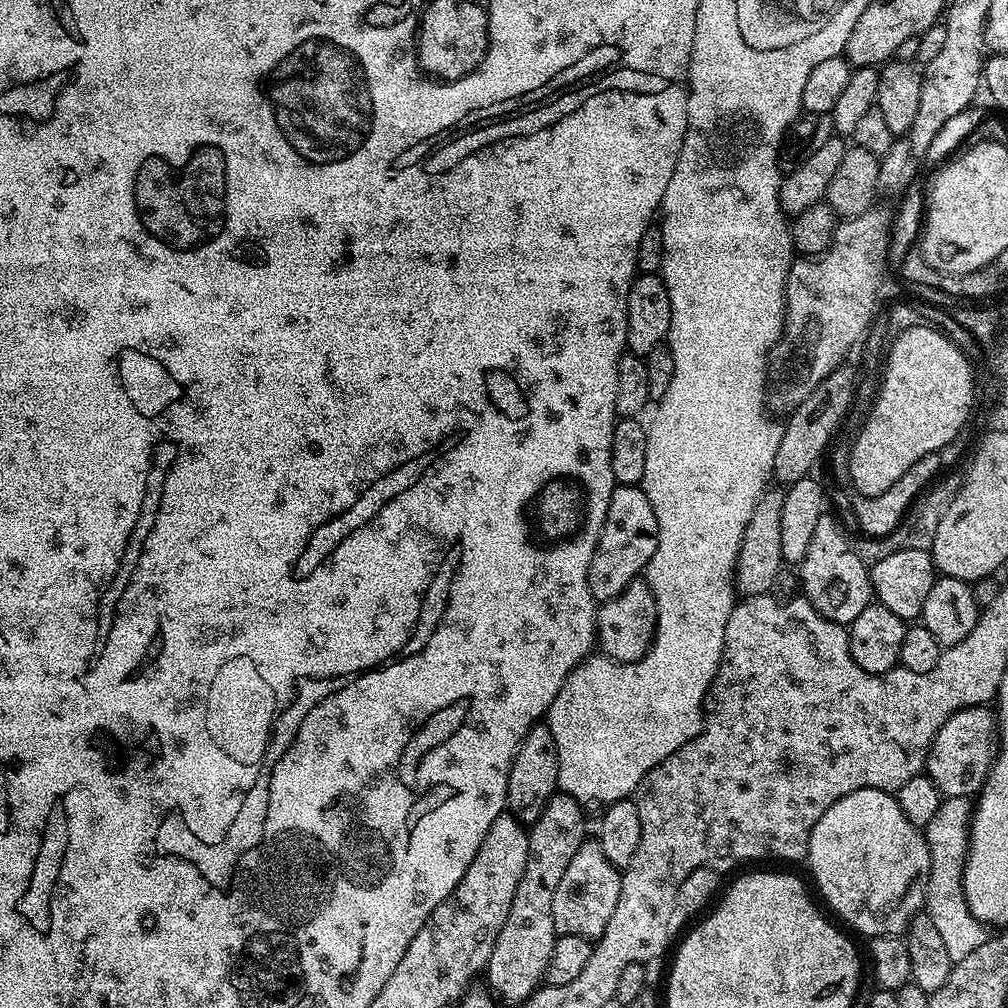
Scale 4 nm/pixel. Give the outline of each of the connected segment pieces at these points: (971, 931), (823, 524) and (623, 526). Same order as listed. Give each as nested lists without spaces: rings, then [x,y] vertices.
[[[945,796],[941,799],[934,818],[922,828],[930,850],[930,874],[926,914],[938,929],[946,946],[946,954],[955,962],[966,958],[977,946],[982,946],[990,935],[989,929],[970,910],[964,897],[964,863],[968,857],[968,838],[972,827],[974,804],[967,796]]]
[[[832,514],[818,518],[818,526],[814,530],[814,539],[806,549],[806,558],[798,565],[802,594],[830,622],[838,622],[845,626],[854,622],[866,606],[873,603],[872,574],[869,565],[861,558],[850,542],[844,537],[838,521]]]
[[[622,484],[610,498],[610,510],[606,510],[606,522],[594,550],[594,558],[588,571],[590,594],[597,602],[612,600],[626,586],[630,586],[648,567],[650,558],[658,550],[658,518],[654,518],[654,506],[642,489],[634,484]]]

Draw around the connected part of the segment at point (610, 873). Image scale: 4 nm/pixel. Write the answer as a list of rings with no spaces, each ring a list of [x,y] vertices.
[[[585,839],[584,845],[570,858],[558,890],[554,890],[554,926],[559,935],[580,935],[589,941],[595,941],[606,930],[614,906],[618,906],[621,869],[616,868],[606,854],[602,854],[595,839]]]

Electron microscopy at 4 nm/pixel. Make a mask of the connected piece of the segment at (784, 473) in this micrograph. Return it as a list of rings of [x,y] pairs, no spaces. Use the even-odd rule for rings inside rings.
[[[845,362],[835,368],[797,408],[791,409],[787,417],[788,424],[783,425],[784,433],[778,442],[778,454],[774,454],[772,475],[775,483],[787,486],[798,482],[813,471],[811,468],[819,462],[820,455],[829,451],[834,437],[847,421],[848,413],[852,410],[852,401],[856,398],[858,372],[850,365],[851,363]]]

